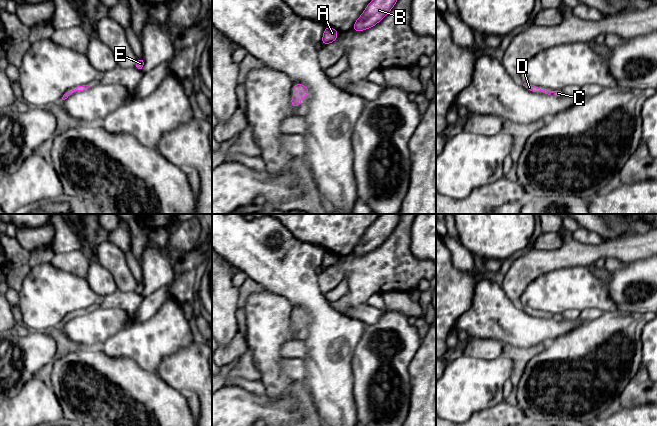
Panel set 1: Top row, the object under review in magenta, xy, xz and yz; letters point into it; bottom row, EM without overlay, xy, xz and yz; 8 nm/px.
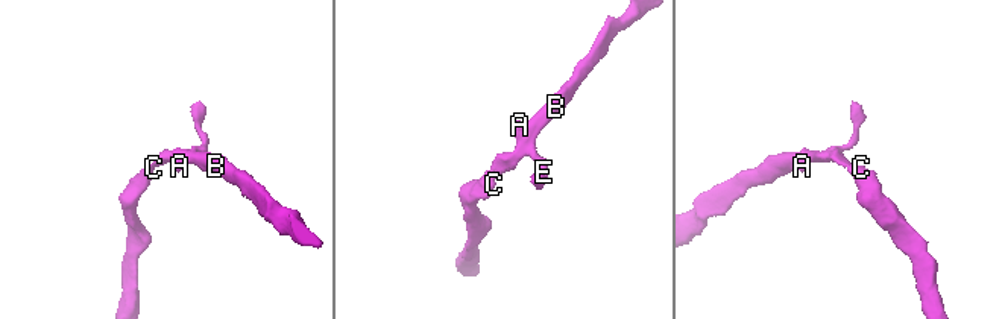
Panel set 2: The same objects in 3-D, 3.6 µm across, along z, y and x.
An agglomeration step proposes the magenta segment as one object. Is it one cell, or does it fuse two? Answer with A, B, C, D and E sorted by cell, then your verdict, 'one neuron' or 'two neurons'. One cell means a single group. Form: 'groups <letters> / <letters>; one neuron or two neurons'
groups A B C D E; one neuron

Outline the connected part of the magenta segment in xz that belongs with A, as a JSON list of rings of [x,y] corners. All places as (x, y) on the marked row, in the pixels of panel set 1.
[[[326,26],[323,37],[322,37],[322,43],[324,45],[334,42],[337,39],[338,31],[335,29]]]

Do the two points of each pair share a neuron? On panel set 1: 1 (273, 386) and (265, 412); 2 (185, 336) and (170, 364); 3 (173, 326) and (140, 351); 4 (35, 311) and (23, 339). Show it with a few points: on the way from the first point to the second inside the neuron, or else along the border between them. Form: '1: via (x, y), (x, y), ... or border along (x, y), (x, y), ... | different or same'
1: border along (291, 383), (278, 395), (271, 396), (266, 393) | different
2: border along (194, 340), (167, 355), (159, 366) | different
3: via (165, 333), (148, 343) | same
4: border along (22, 329), (43, 331) | different

